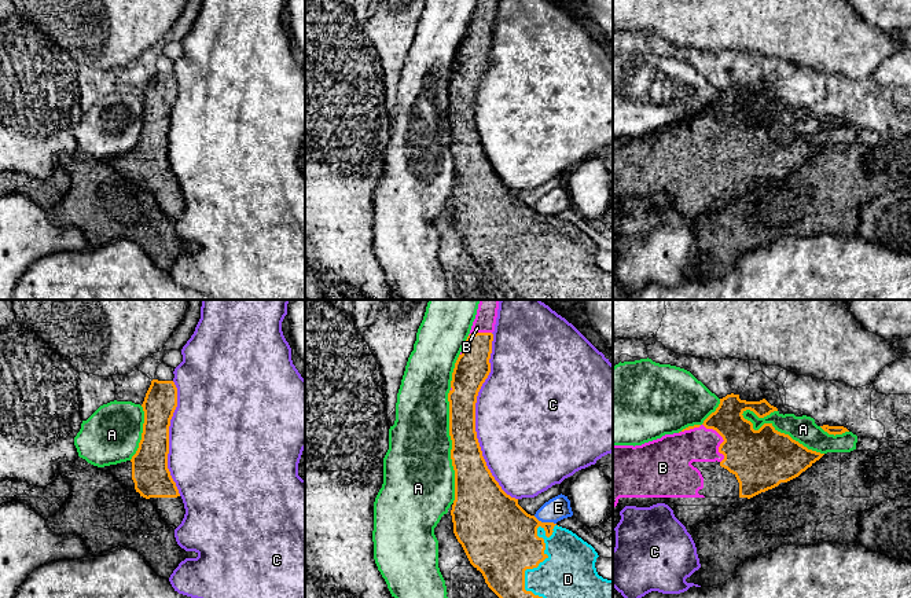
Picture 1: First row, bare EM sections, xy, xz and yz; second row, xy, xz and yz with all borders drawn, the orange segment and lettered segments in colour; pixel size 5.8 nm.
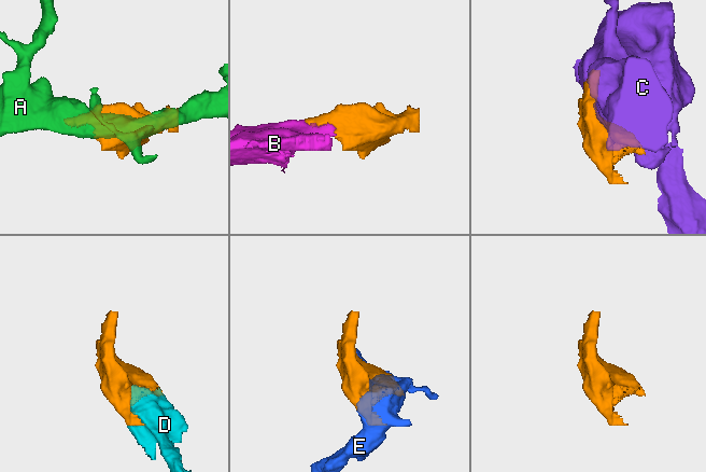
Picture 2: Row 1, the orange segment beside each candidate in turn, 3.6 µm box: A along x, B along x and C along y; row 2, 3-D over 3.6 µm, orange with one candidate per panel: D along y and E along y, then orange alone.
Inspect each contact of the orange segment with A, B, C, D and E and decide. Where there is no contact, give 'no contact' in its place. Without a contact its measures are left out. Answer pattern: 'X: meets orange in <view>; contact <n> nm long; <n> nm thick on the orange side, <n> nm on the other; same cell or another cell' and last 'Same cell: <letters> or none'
A: meets orange in yz; contact 550 nm long; 360 nm thick on the orange side, 160 nm on the other; another cell
B: meets orange in yz; contact 320 nm long; 280 nm thick on the orange side, 220 nm on the other; same cell
C: meets orange in xz; contact 1000 nm long; 190 nm thick on the orange side, 500 nm on the other; another cell
D: meets orange in xz; contact 440 nm long; 380 nm thick on the orange side, 300 nm on the other; same cell
E: meets orange in xz; contact 140 nm long; 380 nm thick on the orange side, 140 nm on the other; another cell
Same cell: B, D

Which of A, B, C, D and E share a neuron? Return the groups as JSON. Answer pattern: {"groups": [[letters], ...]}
{"groups": [["A"], ["B", "D"], ["C"], ["E"]]}

